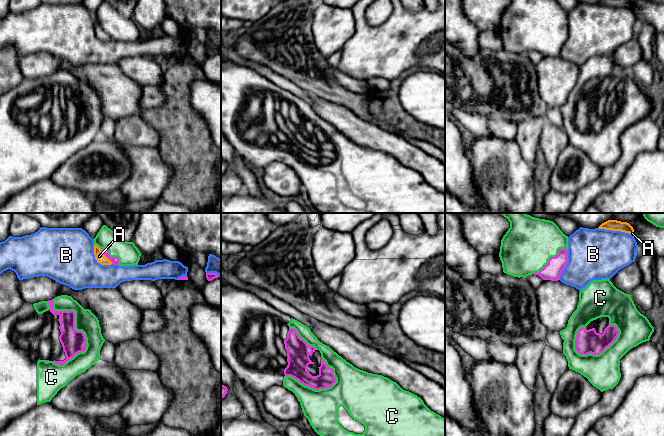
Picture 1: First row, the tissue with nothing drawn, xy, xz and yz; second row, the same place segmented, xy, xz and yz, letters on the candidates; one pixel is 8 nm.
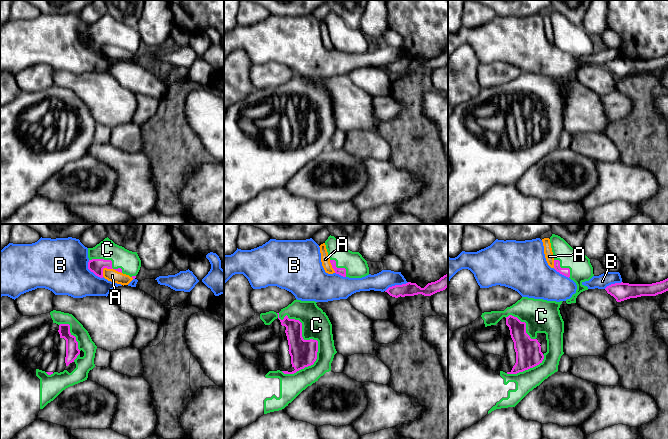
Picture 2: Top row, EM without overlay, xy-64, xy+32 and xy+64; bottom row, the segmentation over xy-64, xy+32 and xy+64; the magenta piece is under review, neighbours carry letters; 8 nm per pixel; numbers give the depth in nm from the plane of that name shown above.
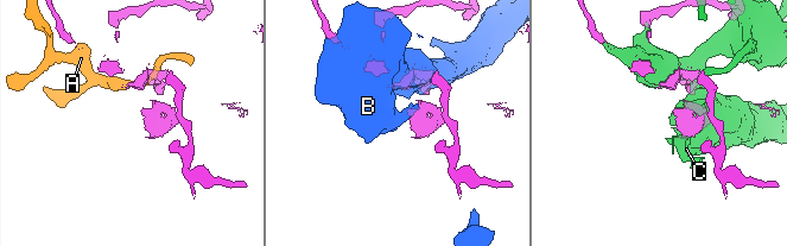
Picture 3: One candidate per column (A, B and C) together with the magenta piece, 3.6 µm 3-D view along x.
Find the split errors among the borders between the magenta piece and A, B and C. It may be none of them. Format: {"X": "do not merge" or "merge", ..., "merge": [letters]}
{"A": "do not merge", "B": "do not merge", "C": "merge", "merge": ["C"]}

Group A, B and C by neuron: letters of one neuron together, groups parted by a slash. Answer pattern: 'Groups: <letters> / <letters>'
Groups: A / B / C

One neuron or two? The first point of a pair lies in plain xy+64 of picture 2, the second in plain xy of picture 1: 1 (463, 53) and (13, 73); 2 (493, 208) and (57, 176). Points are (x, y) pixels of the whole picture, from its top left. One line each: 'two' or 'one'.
1: one
2: two

